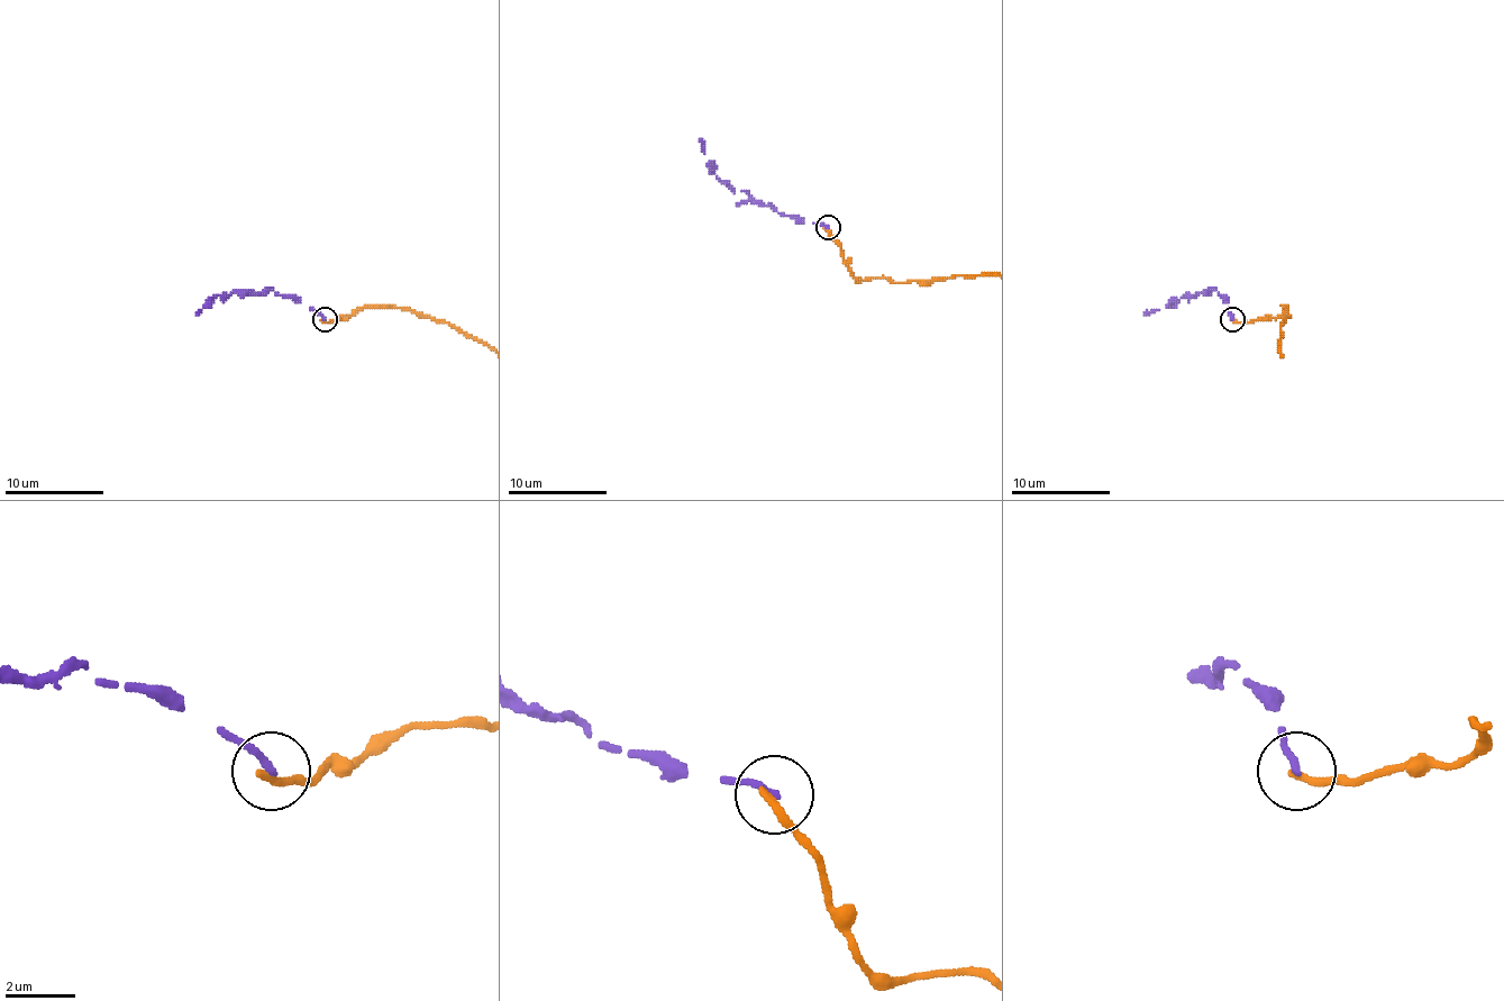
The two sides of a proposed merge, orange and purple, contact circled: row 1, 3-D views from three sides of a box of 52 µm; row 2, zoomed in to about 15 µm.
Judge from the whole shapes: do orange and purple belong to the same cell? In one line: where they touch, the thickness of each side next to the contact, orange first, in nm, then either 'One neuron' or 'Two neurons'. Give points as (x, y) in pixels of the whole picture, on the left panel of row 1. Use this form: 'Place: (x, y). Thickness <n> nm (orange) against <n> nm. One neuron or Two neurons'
Place: (325, 319). Thickness 240 nm (orange) against 200 nm. Two neurons

